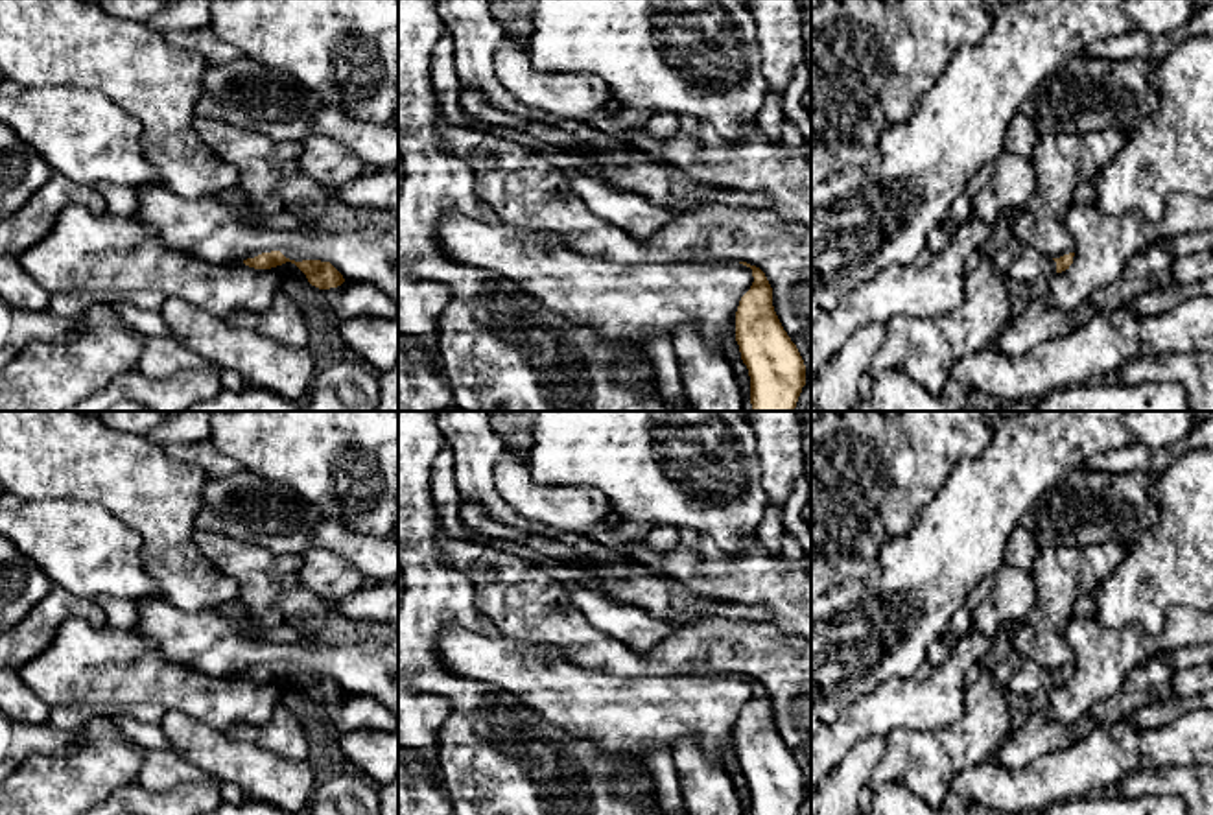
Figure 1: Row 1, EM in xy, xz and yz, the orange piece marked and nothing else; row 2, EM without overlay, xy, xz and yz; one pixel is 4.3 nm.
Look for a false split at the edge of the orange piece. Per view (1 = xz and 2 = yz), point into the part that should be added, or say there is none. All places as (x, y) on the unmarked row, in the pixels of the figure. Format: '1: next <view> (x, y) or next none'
1: next none
2: next yz (1033, 681)

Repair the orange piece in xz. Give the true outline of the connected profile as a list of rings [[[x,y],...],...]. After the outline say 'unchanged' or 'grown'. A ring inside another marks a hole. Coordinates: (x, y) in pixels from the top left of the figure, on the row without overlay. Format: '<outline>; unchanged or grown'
[[[747,675],[739,677],[750,680],[754,690],[736,725],[736,754],[750,789],[750,815],[798,815],[806,798],[804,773],[774,725],[772,701],[765,686]]]; unchanged

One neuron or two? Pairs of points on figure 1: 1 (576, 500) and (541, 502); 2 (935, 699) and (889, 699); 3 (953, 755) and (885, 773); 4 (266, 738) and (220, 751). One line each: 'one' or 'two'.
1: one
2: one
3: one
4: two

